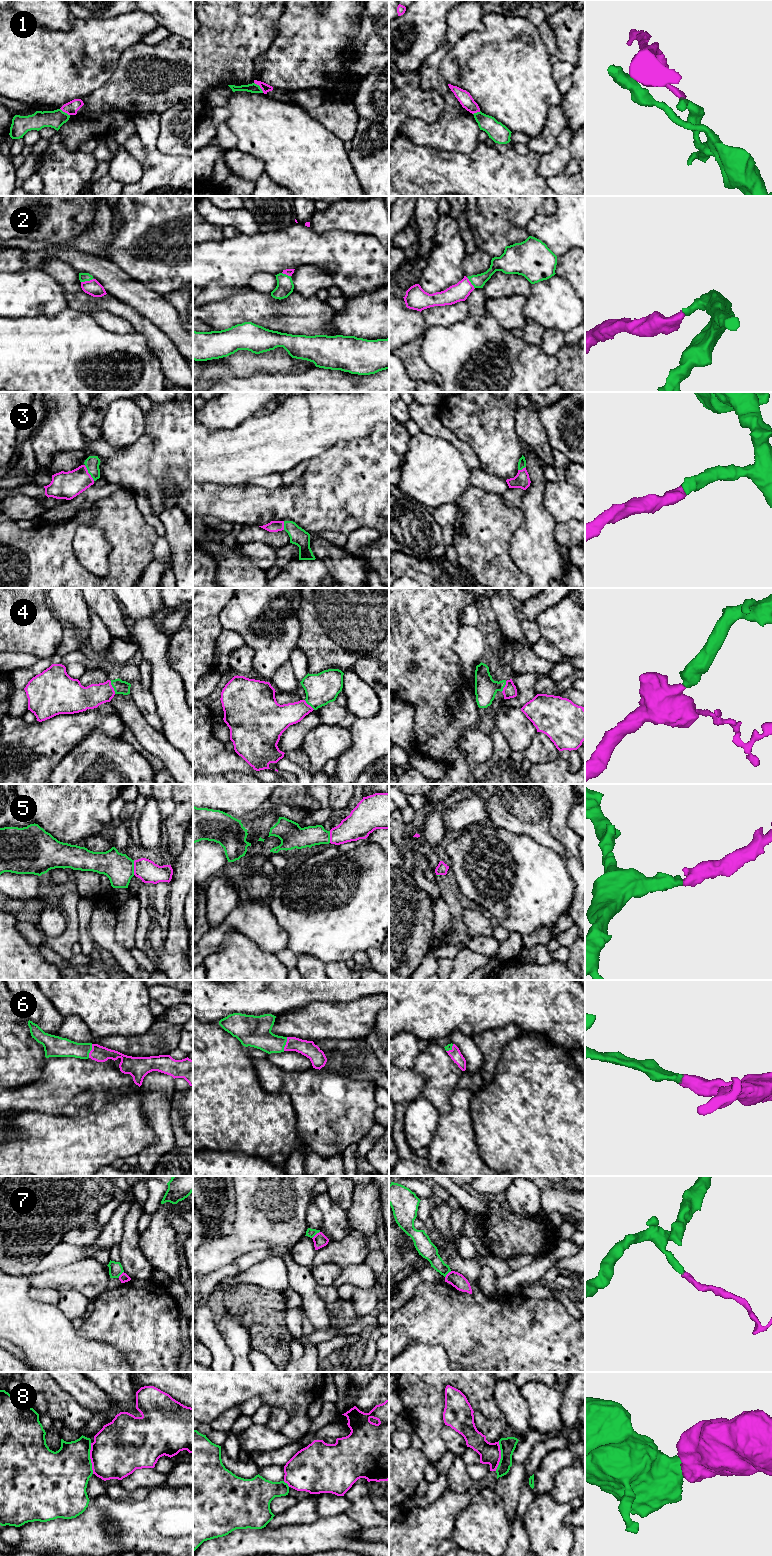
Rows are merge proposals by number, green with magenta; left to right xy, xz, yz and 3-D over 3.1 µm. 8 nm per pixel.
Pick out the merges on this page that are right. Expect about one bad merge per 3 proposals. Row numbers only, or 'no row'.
2, 3, 4, 5, 6

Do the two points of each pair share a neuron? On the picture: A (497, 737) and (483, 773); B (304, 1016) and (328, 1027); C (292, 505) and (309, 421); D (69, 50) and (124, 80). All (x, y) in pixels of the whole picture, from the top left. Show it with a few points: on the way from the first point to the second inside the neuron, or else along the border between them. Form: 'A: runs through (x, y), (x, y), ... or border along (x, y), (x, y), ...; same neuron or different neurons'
A: runs through (498, 746), (498, 758), (492, 764); same neuron
B: runs through (310, 1021), (322, 1021); same neuron
C: border along (328, 448), (308, 461); different neurons
D: border along (122, 53), (118, 65), (111, 76), (95, 90); different neurons

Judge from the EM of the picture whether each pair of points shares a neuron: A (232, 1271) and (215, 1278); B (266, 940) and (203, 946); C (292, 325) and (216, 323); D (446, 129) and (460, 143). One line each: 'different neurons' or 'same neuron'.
A: same neuron
B: same neuron
C: same neuron
D: same neuron

